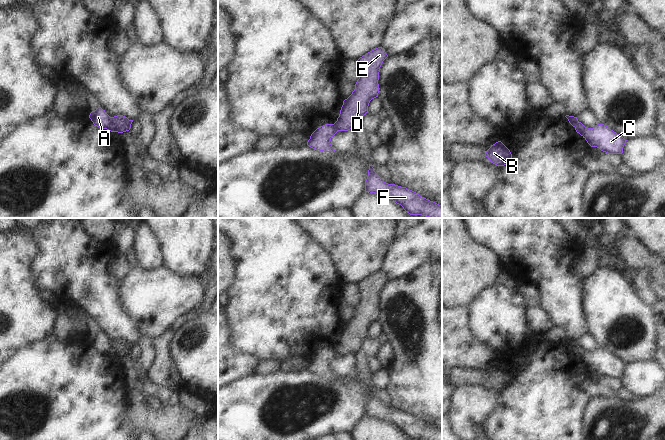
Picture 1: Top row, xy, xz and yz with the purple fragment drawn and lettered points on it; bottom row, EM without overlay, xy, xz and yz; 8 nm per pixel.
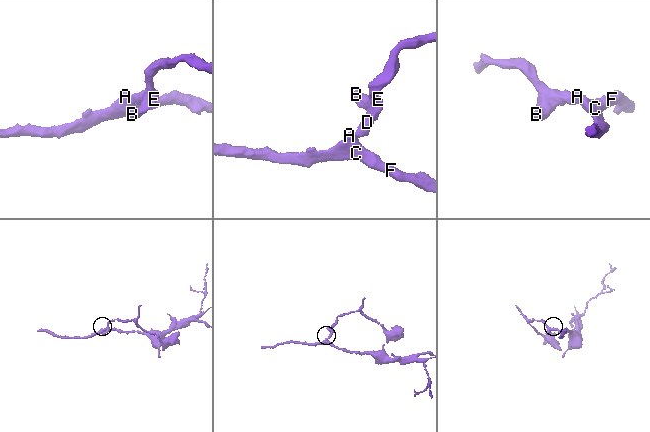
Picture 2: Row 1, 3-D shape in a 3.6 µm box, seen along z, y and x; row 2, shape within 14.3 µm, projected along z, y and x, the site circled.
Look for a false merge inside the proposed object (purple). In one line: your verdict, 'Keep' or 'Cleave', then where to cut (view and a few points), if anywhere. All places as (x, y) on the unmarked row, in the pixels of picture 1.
Cleave. Split along xy (110, 341), (110, 345), (116, 355).

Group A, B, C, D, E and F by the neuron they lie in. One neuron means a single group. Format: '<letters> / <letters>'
A C F / B D E

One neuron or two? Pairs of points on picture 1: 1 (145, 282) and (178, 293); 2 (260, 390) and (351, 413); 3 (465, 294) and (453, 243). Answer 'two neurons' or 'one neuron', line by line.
1: one neuron
2: one neuron
3: one neuron

